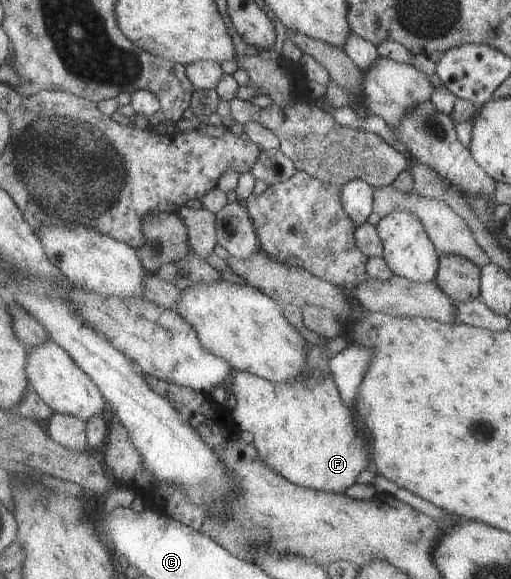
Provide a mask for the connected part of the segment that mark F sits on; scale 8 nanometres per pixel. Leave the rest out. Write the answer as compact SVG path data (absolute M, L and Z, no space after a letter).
M341 337L329 339L327 345L307 344L307 363L309 371L303 377L293 381L273 382L263 377L247 372L235 372L232 380L232 391L237 398L237 407L232 410L232 417L239 430L247 430L254 436L253 442L257 445L261 459L276 469L297 485L312 487L316 490L344 493L357 483L359 475L369 465L369 447L367 439L359 435L353 411L348 409L341 397L340 389L331 371L331 359L337 357L350 345L349 341Z

